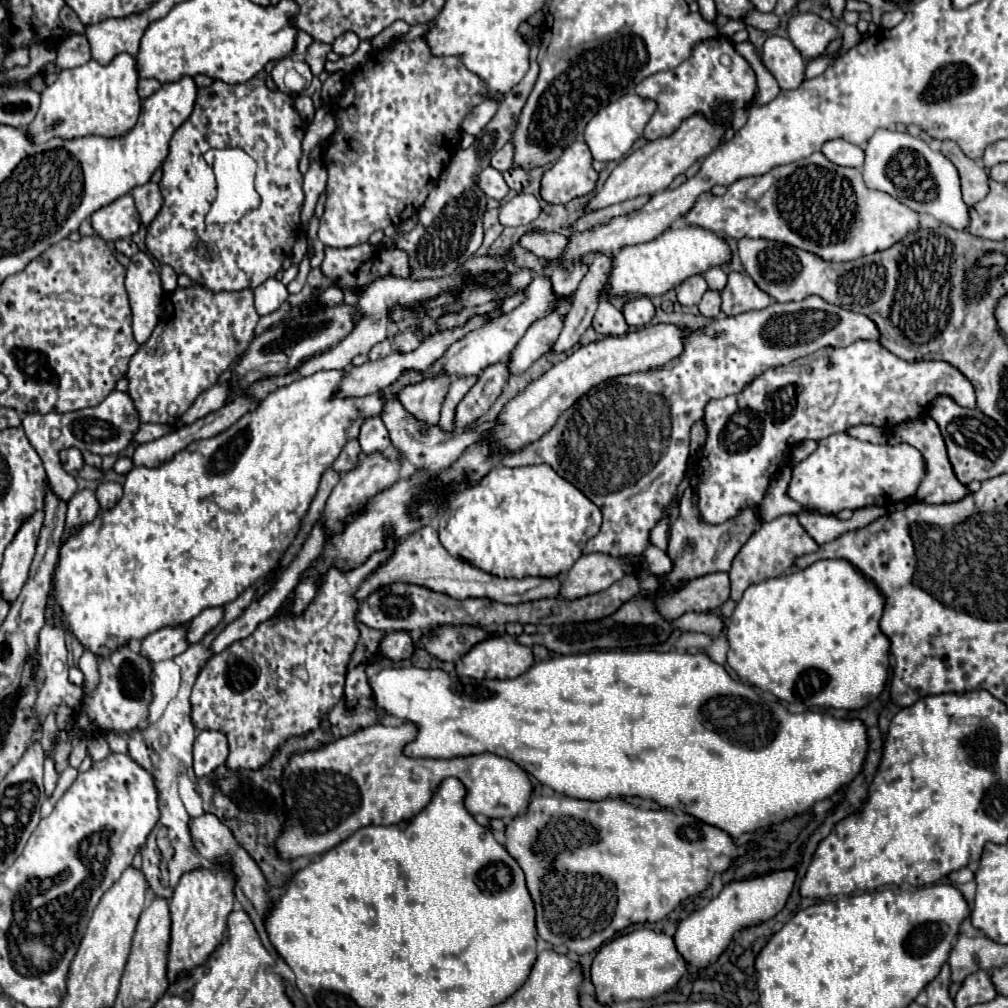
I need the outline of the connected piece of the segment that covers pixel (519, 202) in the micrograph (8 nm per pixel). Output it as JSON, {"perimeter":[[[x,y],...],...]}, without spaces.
{"perimeter":[[[518,194],[510,198],[502,208],[500,208],[500,224],[502,226],[520,226],[520,224],[530,224],[536,220],[540,214],[540,204],[536,196],[532,194]]]}

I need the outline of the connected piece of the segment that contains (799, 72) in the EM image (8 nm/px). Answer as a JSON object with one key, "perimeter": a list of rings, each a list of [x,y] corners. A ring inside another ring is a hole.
{"perimeter":[[[768,38],[762,48],[762,60],[782,90],[796,90],[804,82],[804,58],[788,38]]]}

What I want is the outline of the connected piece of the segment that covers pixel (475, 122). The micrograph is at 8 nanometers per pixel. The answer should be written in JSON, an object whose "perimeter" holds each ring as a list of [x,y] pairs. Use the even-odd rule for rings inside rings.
{"perimeter":[[[494,98],[484,100],[484,102],[478,104],[472,112],[468,112],[468,116],[466,116],[464,122],[462,122],[462,130],[476,136],[476,134],[492,120],[492,116],[496,114],[498,106],[500,106],[500,100],[494,100]]]}

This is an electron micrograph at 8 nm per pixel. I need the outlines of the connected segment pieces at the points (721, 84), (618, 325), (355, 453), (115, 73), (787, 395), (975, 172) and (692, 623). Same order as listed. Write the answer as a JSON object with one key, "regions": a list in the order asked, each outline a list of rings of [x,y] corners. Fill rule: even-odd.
{"regions":[[[[720,34],[716,38],[702,40],[700,44],[694,46],[690,58],[684,60],[678,68],[666,70],[666,72],[656,72],[656,74],[644,78],[636,86],[636,94],[638,96],[652,98],[658,104],[654,116],[646,124],[644,138],[646,140],[656,140],[660,136],[668,136],[668,134],[672,134],[680,126],[680,122],[684,118],[692,116],[694,112],[702,112],[702,114],[710,116],[710,110],[716,104],[724,102],[724,100],[726,102],[732,102],[734,108],[746,106],[746,104],[750,104],[750,100],[754,96],[754,90],[756,90],[754,70],[736,52],[736,48],[730,42],[730,38],[726,38],[726,36]],[[722,54],[728,54],[730,56],[730,60],[732,60],[730,66],[722,66],[720,64],[720,56]]],[[[602,300],[594,314],[592,328],[604,336],[622,336],[628,330],[628,324],[618,308],[614,308],[608,300]]],[[[356,438],[348,440],[348,442],[344,444],[344,450],[340,452],[340,456],[338,456],[336,462],[334,462],[334,470],[336,470],[336,472],[348,472],[348,470],[352,470],[352,468],[358,464],[360,454],[362,454],[362,450],[360,450],[358,440],[356,440]]],[[[116,54],[108,64],[100,64],[94,58],[80,68],[62,70],[58,80],[42,90],[40,110],[28,128],[34,142],[46,142],[52,136],[80,138],[88,134],[98,136],[122,136],[134,128],[140,114],[138,96],[138,68],[130,54]],[[50,122],[58,122],[54,130],[48,130]]],[[[858,340],[846,348],[822,348],[810,356],[798,358],[788,366],[778,366],[764,370],[756,376],[740,394],[710,400],[704,408],[706,424],[706,444],[702,448],[698,466],[696,466],[696,510],[702,522],[724,524],[726,520],[740,514],[744,508],[758,508],[770,478],[780,472],[788,452],[798,440],[820,440],[830,434],[844,432],[850,426],[872,424],[878,428],[894,430],[898,424],[908,420],[922,419],[926,415],[928,404],[940,394],[958,394],[958,404],[964,408],[976,408],[976,396],[972,384],[950,364],[946,362],[906,362],[894,356],[878,342]]],[[[944,140],[940,152],[958,168],[958,174],[962,180],[962,200],[968,206],[974,206],[976,202],[980,202],[988,194],[986,170],[974,160],[970,160],[968,156],[964,156],[964,152],[958,148],[956,142]]],[[[692,612],[692,614],[684,614],[682,618],[674,620],[674,624],[684,632],[692,630],[692,632],[704,632],[710,636],[716,636],[722,630],[722,620],[714,614],[694,614]]]]}

